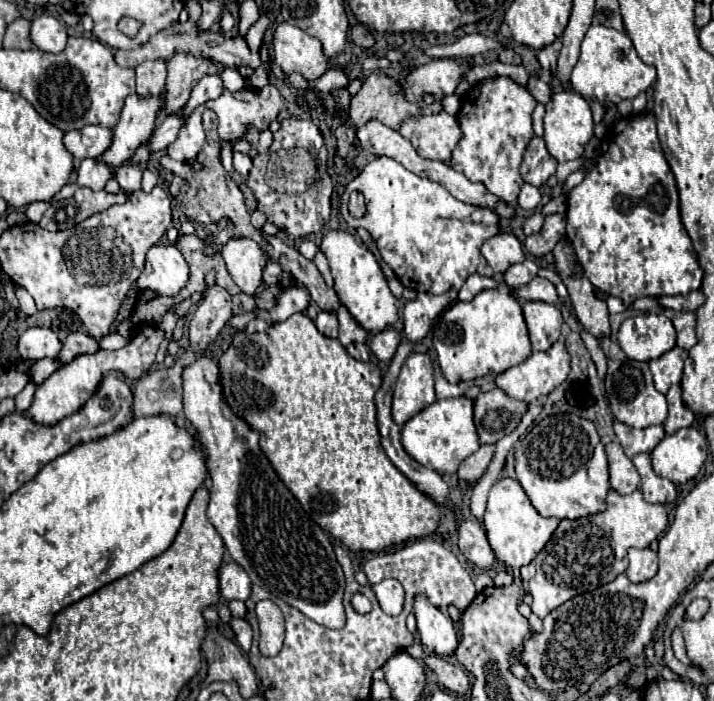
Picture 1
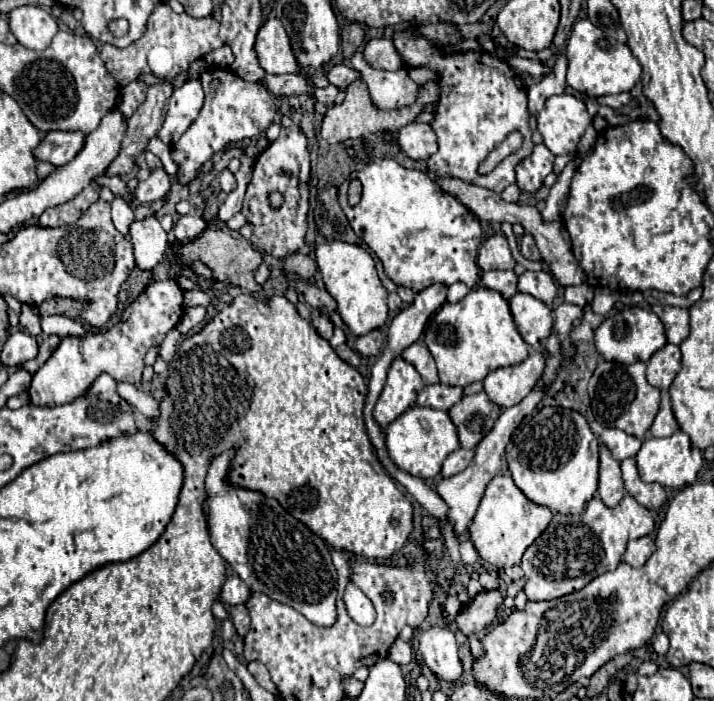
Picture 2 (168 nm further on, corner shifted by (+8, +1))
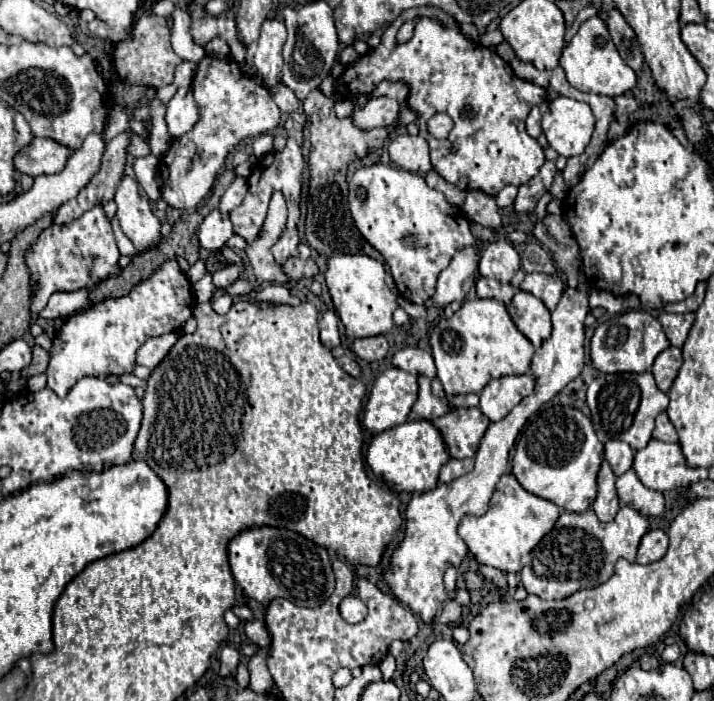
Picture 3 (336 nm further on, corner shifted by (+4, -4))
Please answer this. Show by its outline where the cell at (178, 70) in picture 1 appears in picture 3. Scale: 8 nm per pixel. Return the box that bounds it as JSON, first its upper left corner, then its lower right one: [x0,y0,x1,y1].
[53,133,131,225]

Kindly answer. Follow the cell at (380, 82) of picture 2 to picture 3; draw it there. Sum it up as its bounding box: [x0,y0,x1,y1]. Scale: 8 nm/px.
[353,97,399,129]

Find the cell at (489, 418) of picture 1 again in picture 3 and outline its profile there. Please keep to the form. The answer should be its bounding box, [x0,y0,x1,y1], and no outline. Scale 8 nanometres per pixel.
[435,407,491,459]

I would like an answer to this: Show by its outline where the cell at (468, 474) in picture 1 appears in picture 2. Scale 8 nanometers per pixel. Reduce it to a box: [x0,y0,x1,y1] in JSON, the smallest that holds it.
[441,448,473,478]

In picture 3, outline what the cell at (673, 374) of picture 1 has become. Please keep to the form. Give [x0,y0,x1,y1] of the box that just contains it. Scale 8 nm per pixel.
[653,347,681,391]

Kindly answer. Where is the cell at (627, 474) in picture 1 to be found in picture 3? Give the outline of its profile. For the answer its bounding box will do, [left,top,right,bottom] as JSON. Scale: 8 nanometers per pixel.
[593,461,621,521]

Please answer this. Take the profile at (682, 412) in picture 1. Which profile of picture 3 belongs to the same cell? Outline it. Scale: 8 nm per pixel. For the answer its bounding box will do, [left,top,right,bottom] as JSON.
[653,411,677,443]

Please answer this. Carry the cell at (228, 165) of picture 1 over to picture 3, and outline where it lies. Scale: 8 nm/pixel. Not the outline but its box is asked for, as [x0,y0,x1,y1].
[219,177,247,213]

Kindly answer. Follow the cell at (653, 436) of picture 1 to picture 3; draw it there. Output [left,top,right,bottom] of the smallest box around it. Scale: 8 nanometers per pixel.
[605,439,635,475]

